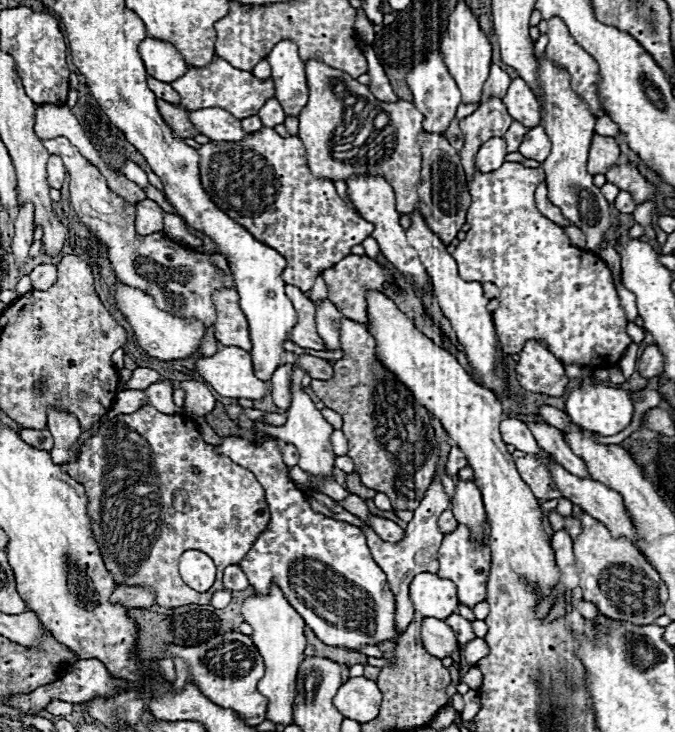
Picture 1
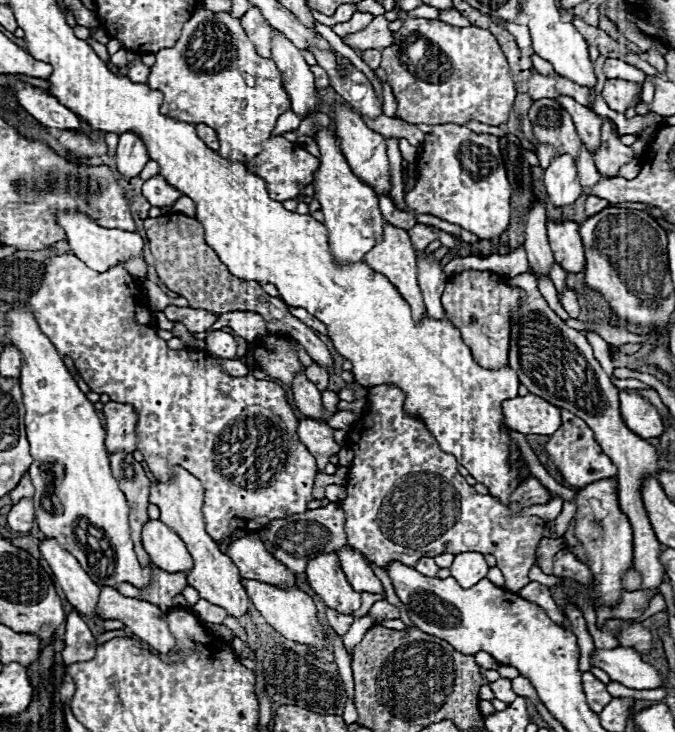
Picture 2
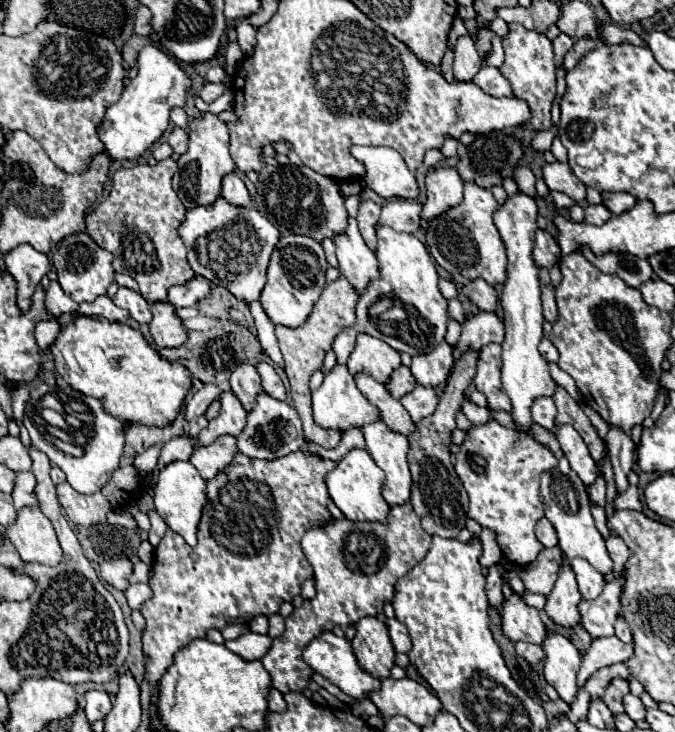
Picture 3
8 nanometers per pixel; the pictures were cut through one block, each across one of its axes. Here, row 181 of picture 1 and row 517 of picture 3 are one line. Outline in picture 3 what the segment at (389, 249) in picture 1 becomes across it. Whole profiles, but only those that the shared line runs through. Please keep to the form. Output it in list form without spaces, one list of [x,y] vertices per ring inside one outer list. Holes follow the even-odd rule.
[[[352,448],[338,466],[326,476],[326,486],[334,504],[342,510],[342,514],[350,520],[370,520],[370,522],[386,522],[390,506],[384,502],[380,494],[380,486],[384,482],[384,472],[374,464],[370,454],[360,448]]]

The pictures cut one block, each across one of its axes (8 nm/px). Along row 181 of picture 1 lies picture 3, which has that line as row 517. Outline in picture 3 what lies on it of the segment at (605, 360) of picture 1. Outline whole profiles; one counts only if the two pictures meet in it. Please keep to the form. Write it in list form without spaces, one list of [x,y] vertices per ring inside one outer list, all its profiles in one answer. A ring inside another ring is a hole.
[[[496,420],[470,426],[456,454],[456,474],[470,498],[468,516],[482,528],[492,528],[504,556],[518,566],[534,562],[542,550],[542,544],[534,536],[534,526],[544,516],[538,492],[540,474],[556,466],[558,460],[546,446],[532,436],[500,426]]]

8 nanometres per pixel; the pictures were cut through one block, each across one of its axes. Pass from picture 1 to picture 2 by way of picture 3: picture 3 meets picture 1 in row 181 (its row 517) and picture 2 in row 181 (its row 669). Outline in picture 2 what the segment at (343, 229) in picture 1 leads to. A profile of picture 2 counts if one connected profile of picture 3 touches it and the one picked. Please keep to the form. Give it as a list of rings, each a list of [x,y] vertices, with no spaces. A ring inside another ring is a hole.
[[[154,176],[146,180],[142,186],[142,194],[150,202],[150,206],[158,206],[158,208],[172,206],[178,198],[182,198],[182,192],[178,192],[176,188],[170,188],[170,184],[162,180],[162,176]]]

